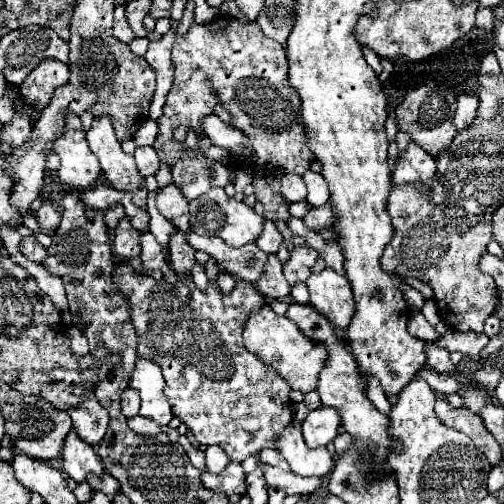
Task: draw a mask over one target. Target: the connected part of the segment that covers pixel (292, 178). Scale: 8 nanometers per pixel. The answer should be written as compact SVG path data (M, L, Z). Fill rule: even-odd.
M282 175L280 191L288 203L296 203L296 201L306 199L306 185L300 175Z

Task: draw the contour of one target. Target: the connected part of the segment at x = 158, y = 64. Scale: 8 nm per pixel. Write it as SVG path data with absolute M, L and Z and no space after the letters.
M166 33L160 41L150 43L148 51L144 55L146 63L152 67L152 71L156 71L156 91L154 91L154 99L150 103L150 113L148 117L152 121L156 121L162 115L162 107L164 107L164 99L170 91L172 85L172 73L174 73L174 65L170 61L170 41L174 41L174 33Z

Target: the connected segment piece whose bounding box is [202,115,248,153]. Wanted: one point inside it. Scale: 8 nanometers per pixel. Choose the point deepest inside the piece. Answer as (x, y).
(219, 133)

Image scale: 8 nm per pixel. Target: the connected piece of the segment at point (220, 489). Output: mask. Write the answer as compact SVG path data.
M228 463L228 467L214 475L214 473L202 473L202 483L214 493L224 493L224 495L246 495L246 473L240 463Z

